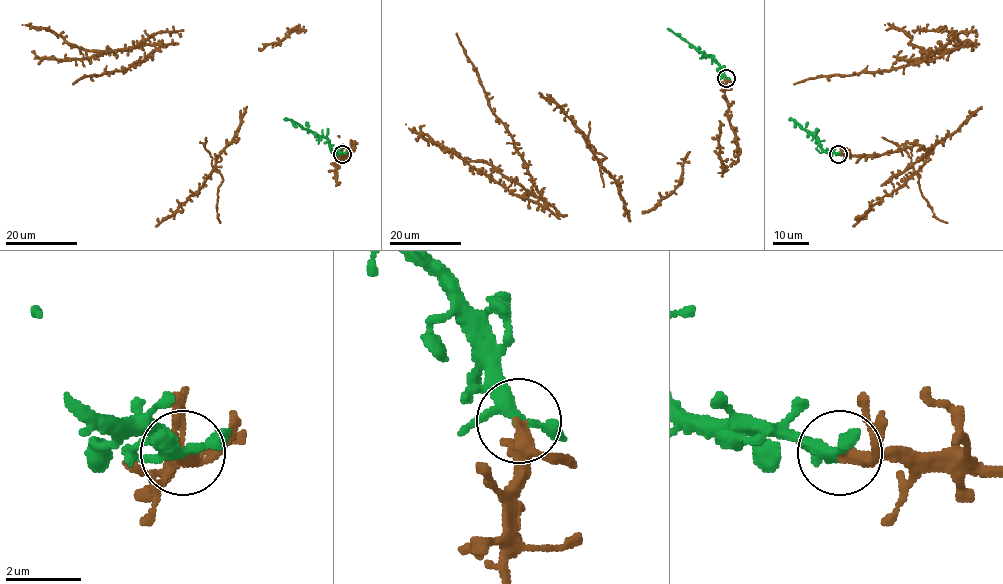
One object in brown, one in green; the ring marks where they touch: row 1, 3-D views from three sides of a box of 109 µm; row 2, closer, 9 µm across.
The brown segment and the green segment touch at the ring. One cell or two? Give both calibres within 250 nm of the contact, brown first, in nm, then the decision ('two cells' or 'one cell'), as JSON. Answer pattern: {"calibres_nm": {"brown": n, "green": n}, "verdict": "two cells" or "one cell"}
{"calibres_nm": {"brown": 220, "green": 240}, "verdict": "one cell"}

